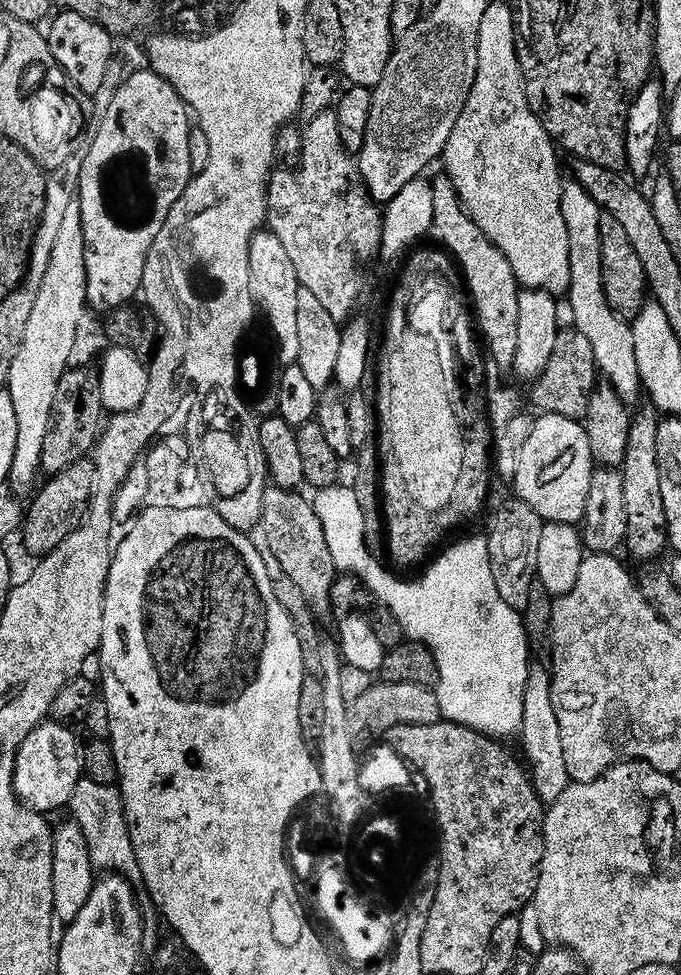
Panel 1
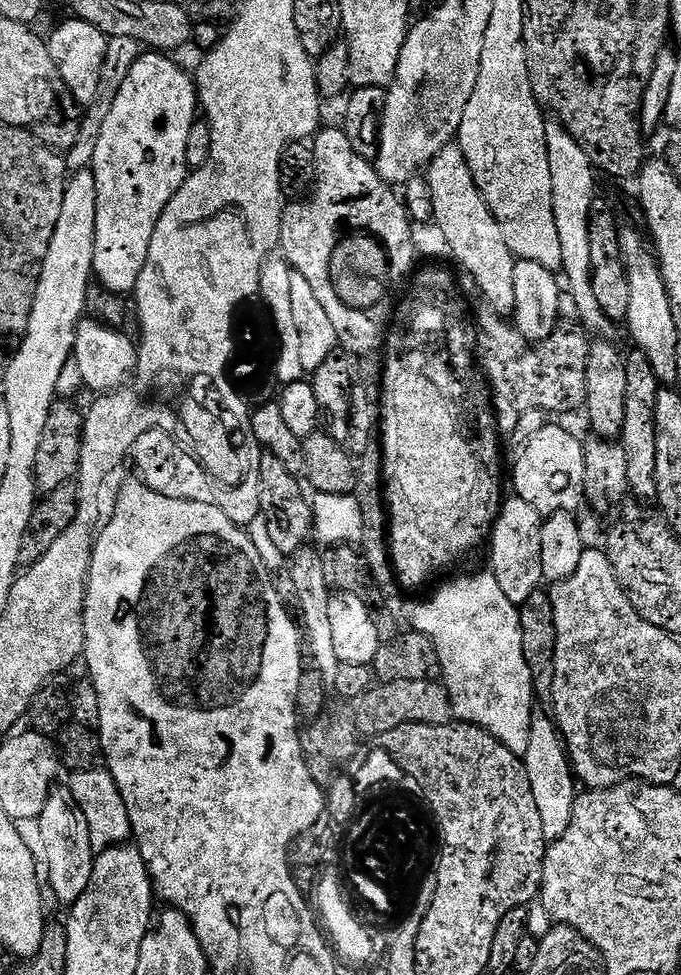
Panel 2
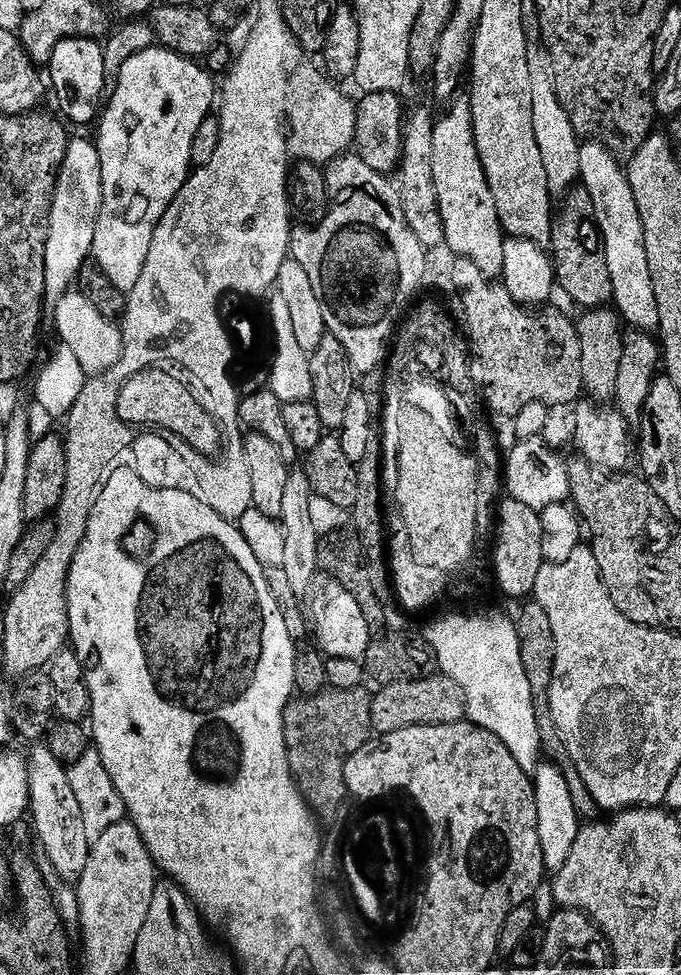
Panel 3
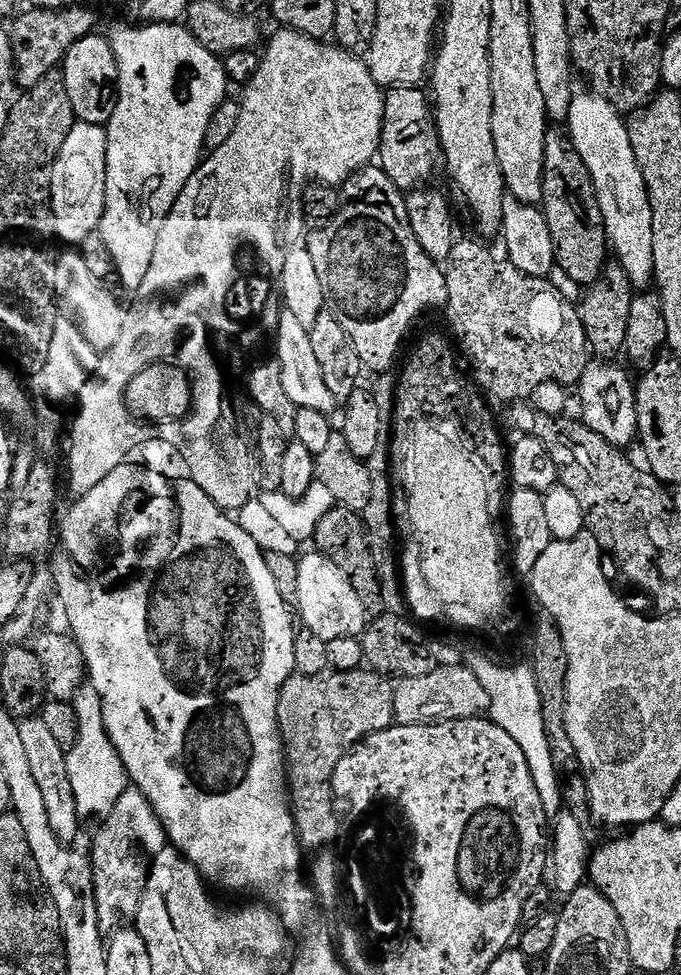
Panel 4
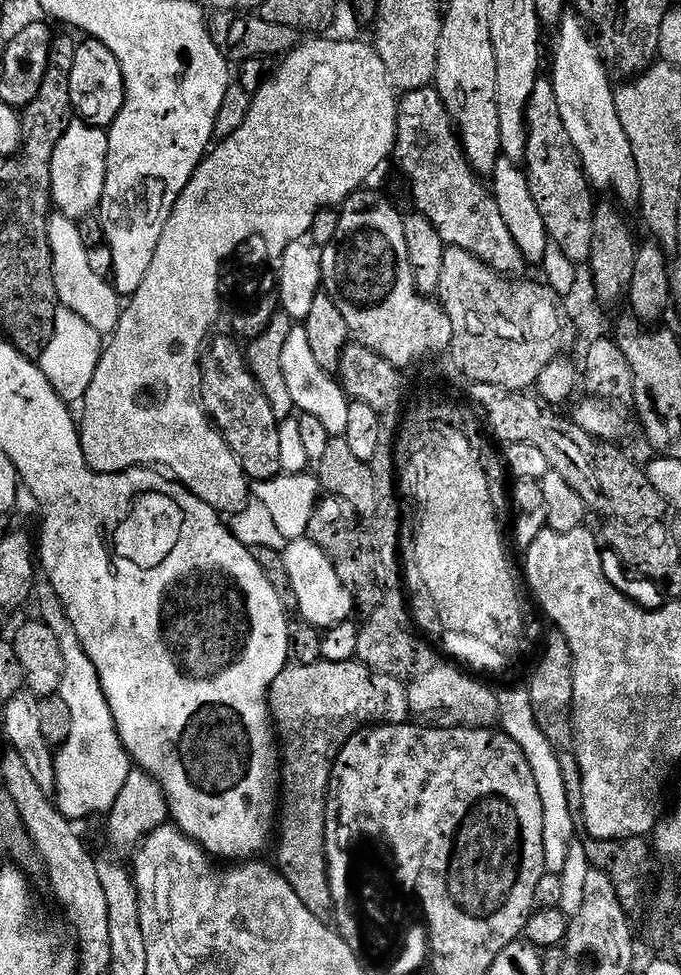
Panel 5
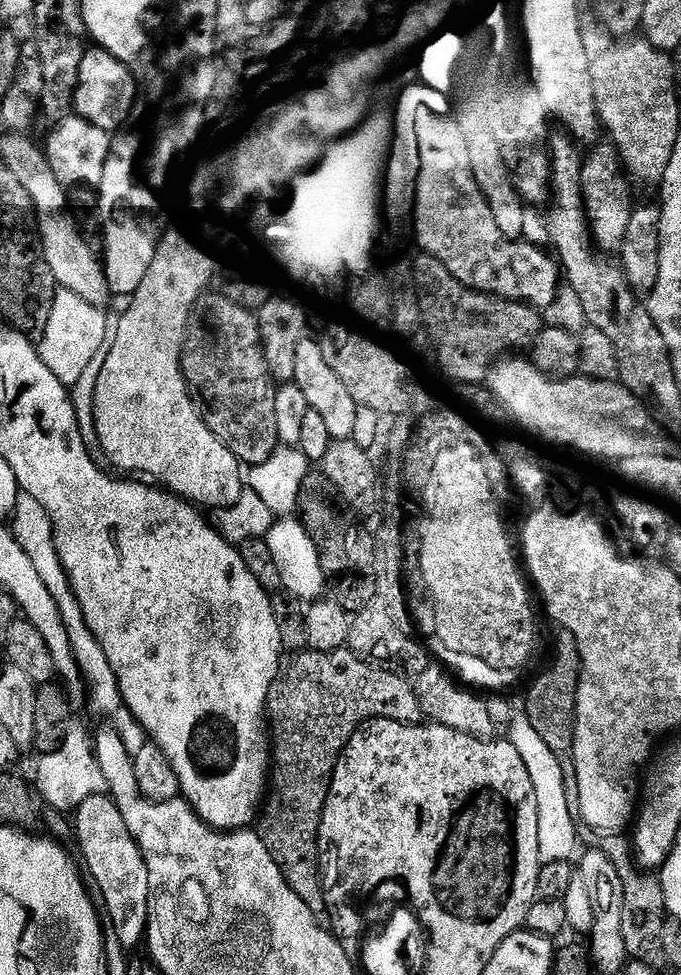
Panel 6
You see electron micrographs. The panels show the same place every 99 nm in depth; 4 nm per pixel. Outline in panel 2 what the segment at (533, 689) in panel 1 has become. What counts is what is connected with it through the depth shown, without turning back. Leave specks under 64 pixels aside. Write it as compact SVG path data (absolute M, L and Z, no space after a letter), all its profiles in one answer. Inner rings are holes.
M540 710L535 711L531 718L530 742L527 743L526 754L523 756L527 777L530 779L531 793L537 803L538 814L542 820L545 841L551 842L561 837L573 818L573 803L578 790L575 773L572 771L571 759L559 733L559 727L551 715L546 716Z

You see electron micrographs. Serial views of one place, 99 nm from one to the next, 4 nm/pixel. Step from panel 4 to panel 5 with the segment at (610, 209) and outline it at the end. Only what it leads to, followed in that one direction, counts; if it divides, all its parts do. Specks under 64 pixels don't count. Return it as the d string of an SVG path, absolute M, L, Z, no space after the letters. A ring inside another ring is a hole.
M575 14L561 16L554 32L550 73L554 98L558 98L558 114L562 114L562 123L570 134L570 142L574 142L574 150L578 150L588 181L595 189L612 190L623 207L637 207L641 198L638 168L630 138L626 138L626 130L622 130L614 84L608 81L610 72L600 58L600 49L584 21Z

